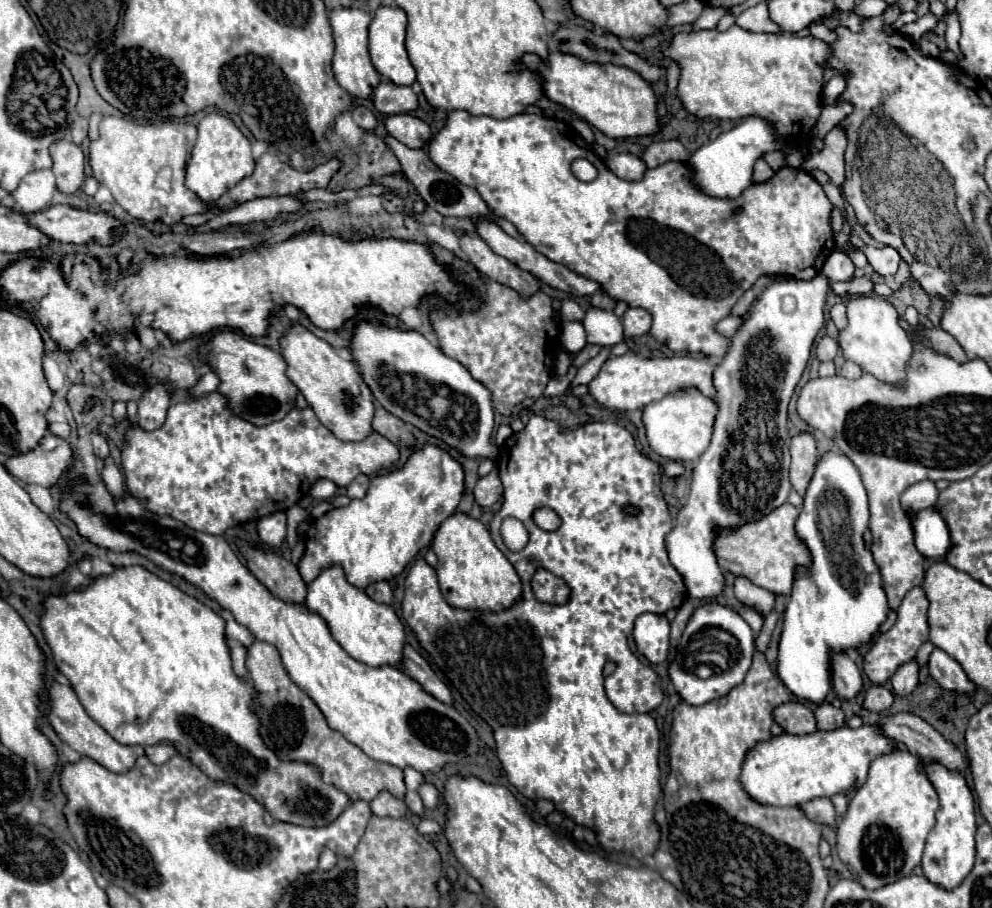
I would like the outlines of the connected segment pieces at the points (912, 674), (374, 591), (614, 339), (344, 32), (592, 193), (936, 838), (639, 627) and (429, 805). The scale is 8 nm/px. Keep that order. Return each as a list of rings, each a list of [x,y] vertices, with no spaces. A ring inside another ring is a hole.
[[[910,661],[904,667],[900,667],[892,675],[890,685],[892,685],[894,695],[900,695],[900,697],[910,695],[914,691],[914,687],[918,685],[918,663],[916,661]]]
[[[388,581],[372,583],[372,585],[368,585],[364,591],[368,593],[368,597],[372,597],[372,599],[378,601],[378,603],[386,603],[386,605],[392,603],[392,589],[390,589]]]
[[[590,307],[586,311],[586,317],[582,321],[586,332],[587,344],[599,345],[616,345],[622,341],[622,323],[620,319],[606,309]]]
[[[340,7],[340,9],[330,11],[330,27],[332,27],[334,43],[336,43],[336,53],[332,59],[334,77],[342,89],[346,89],[350,95],[360,97],[360,99],[368,99],[368,95],[372,95],[372,87],[376,87],[376,83],[380,81],[368,55],[370,21],[372,21],[370,13],[358,7]]]
[[[448,111],[446,125],[430,141],[428,155],[444,173],[452,175],[454,179],[458,179],[464,185],[472,185],[480,193],[480,197],[486,201],[488,209],[494,215],[514,223],[516,229],[520,231],[520,235],[530,245],[534,245],[540,253],[544,253],[548,259],[552,259],[554,263],[564,263],[570,271],[580,273],[580,275],[600,283],[600,287],[612,299],[626,301],[630,307],[644,307],[652,315],[652,331],[650,331],[650,335],[654,339],[658,339],[660,343],[664,343],[664,345],[668,343],[668,347],[672,351],[676,351],[676,353],[704,353],[704,355],[722,357],[724,351],[728,351],[728,339],[722,337],[714,327],[716,327],[716,323],[720,319],[730,315],[730,309],[734,307],[734,303],[742,297],[742,293],[746,289],[750,289],[754,285],[754,281],[760,275],[786,275],[786,277],[794,277],[794,279],[812,279],[812,277],[816,277],[820,273],[820,265],[824,265],[824,261],[828,259],[828,253],[834,251],[834,231],[832,231],[832,225],[830,225],[830,213],[832,213],[834,205],[826,197],[822,185],[804,169],[782,167],[780,171],[776,171],[776,175],[768,183],[750,185],[736,199],[718,199],[718,197],[710,197],[710,195],[702,193],[694,185],[694,181],[692,181],[692,167],[688,163],[668,161],[668,163],[664,163],[664,165],[660,165],[656,169],[646,169],[646,173],[644,173],[644,177],[640,181],[626,181],[626,179],[620,179],[620,177],[612,175],[612,171],[608,171],[608,167],[602,163],[602,159],[590,147],[590,143],[586,143],[564,121],[542,117],[542,115],[514,115],[514,117],[508,117],[508,119],[494,119],[494,117],[486,117],[486,115],[476,117],[476,115],[470,115],[468,111]],[[578,157],[588,159],[598,169],[598,177],[594,181],[582,183],[582,181],[578,181],[572,175],[570,163],[574,159],[578,159]]]
[[[936,763],[928,765],[926,773],[938,791],[940,809],[936,813],[936,825],[926,839],[926,849],[924,849],[924,857],[922,857],[922,875],[930,883],[950,891],[950,889],[962,885],[962,881],[966,879],[966,875],[974,867],[974,857],[976,857],[976,849],[974,849],[974,833],[976,833],[974,797],[972,797],[970,789],[966,785],[966,779],[962,775],[948,775],[948,771],[944,771],[944,767],[936,767]]]
[[[642,613],[634,621],[634,641],[638,653],[650,663],[662,663],[668,655],[670,623],[664,615]]]
[[[422,783],[420,787],[418,787],[418,793],[420,793],[420,797],[422,797],[422,803],[424,803],[424,807],[426,809],[434,809],[436,805],[438,805],[438,791],[436,791],[436,787],[432,785],[432,783]]]

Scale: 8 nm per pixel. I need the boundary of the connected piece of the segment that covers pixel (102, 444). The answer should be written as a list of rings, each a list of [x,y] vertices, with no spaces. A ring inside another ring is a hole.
[[[90,433],[90,441],[92,441],[92,447],[94,447],[94,453],[104,459],[108,457],[108,443],[106,443],[106,437],[102,437],[100,433]]]

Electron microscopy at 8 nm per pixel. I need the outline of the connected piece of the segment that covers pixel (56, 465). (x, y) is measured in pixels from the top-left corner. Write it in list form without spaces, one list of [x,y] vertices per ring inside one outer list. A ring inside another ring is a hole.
[[[44,435],[36,449],[8,457],[4,461],[6,471],[22,483],[38,483],[52,487],[60,475],[72,465],[72,449],[68,441],[56,435]]]

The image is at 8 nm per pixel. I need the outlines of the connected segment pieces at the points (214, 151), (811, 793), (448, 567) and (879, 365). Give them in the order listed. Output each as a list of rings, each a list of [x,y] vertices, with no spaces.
[[[208,113],[198,123],[198,139],[186,167],[186,187],[204,201],[216,201],[240,179],[254,173],[254,157],[250,139],[236,127],[236,123],[222,113]]]
[[[862,725],[858,729],[840,727],[834,731],[814,731],[808,735],[774,735],[768,741],[758,741],[744,759],[740,783],[742,789],[758,803],[762,805],[774,805],[774,807],[800,807],[816,797],[832,797],[836,793],[850,793],[864,785],[864,779],[868,775],[868,765],[872,759],[892,751],[896,745],[890,739],[884,739],[880,731],[876,731],[874,725]]]
[[[454,513],[440,523],[434,533],[432,549],[438,555],[438,583],[444,599],[452,607],[468,607],[480,611],[502,611],[520,599],[520,579],[512,563],[494,545],[488,529],[466,513]]]
[[[860,295],[850,299],[848,305],[848,325],[838,333],[838,345],[844,359],[858,363],[866,373],[872,373],[880,381],[898,383],[904,379],[904,367],[912,355],[912,343],[908,333],[900,327],[900,315],[892,303],[872,295]]]

